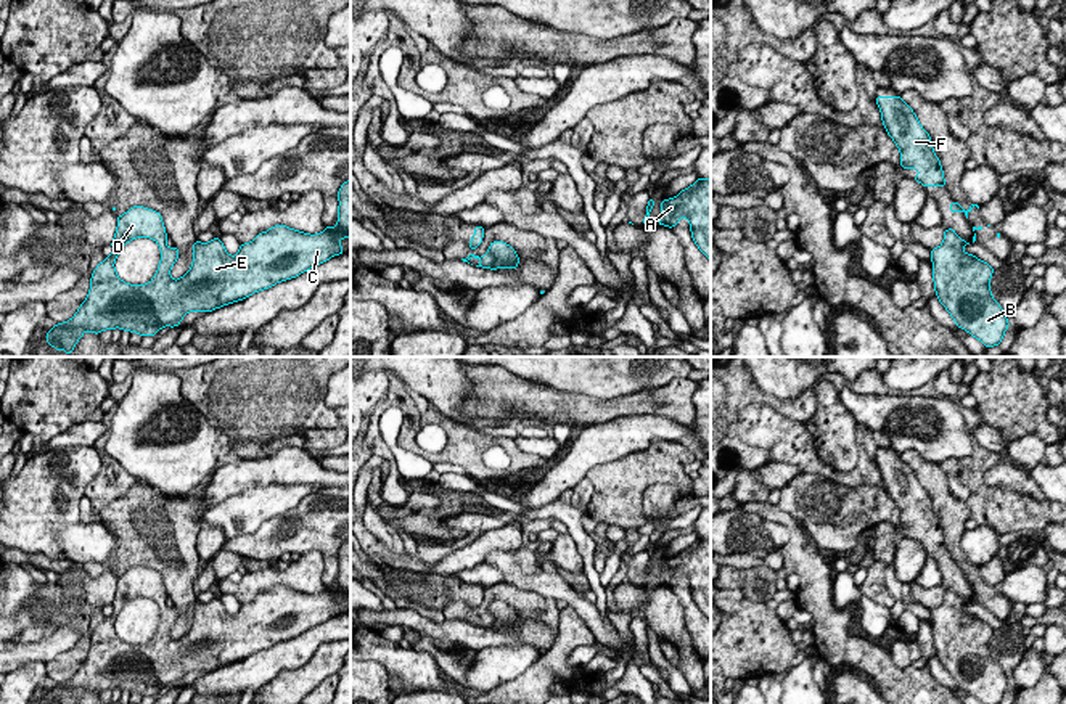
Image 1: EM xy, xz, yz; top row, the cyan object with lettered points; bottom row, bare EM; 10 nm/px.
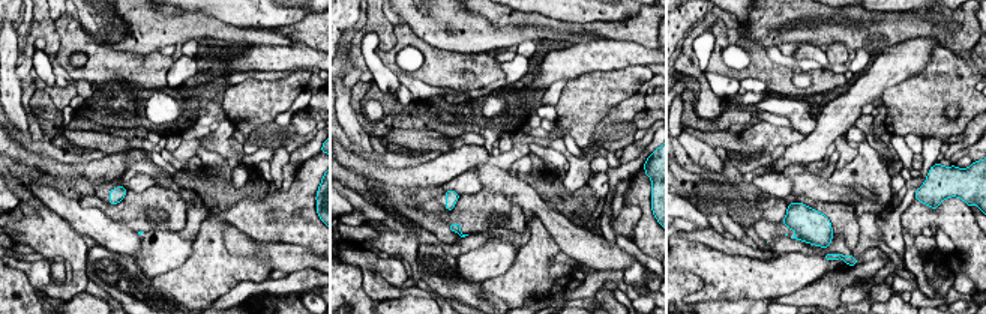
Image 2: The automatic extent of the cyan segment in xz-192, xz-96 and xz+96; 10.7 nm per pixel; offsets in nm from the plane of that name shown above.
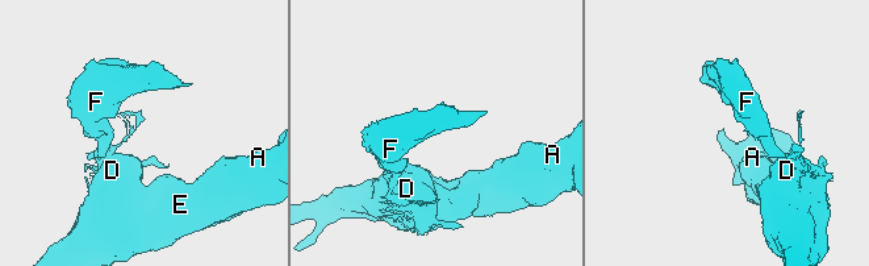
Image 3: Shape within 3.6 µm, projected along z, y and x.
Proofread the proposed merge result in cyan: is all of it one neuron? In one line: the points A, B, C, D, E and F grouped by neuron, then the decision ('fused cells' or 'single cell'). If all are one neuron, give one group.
A B C D E / F; fused cells

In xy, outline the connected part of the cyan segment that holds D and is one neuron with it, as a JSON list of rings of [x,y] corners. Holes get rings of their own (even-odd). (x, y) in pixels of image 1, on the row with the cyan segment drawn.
[[[351,180],[338,191],[338,225],[309,235],[286,225],[259,233],[230,256],[219,238],[193,244],[188,273],[174,280],[170,268],[178,249],[166,244],[167,233],[159,212],[133,206],[117,217],[113,254],[96,265],[90,291],[76,315],[56,323],[47,342],[72,354],[85,331],[100,334],[121,328],[140,336],[154,336],[164,326],[178,326],[188,312],[212,312],[280,281],[296,278],[328,259],[342,254],[342,238],[351,238]],[[135,238],[151,238],[161,249],[161,262],[146,284],[122,281],[114,268],[121,249]]]

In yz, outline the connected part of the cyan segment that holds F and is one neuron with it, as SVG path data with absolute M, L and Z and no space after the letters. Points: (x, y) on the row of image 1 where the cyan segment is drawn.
M900 96L875 98L883 125L900 151L900 166L916 169L913 180L925 186L945 186L944 170L928 132L921 127L913 109Z

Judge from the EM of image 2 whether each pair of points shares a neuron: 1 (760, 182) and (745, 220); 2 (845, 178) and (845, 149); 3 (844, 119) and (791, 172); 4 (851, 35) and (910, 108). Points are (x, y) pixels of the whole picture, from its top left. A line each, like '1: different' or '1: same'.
1: different
2: different
3: different
4: different

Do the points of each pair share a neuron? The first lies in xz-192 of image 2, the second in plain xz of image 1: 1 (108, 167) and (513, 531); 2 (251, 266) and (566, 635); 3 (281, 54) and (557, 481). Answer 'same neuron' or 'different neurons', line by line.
1: same neuron
2: same neuron
3: same neuron

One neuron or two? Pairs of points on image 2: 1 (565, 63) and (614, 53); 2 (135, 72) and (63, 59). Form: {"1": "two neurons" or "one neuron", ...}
{"1": "one neuron", "2": "one neuron"}

